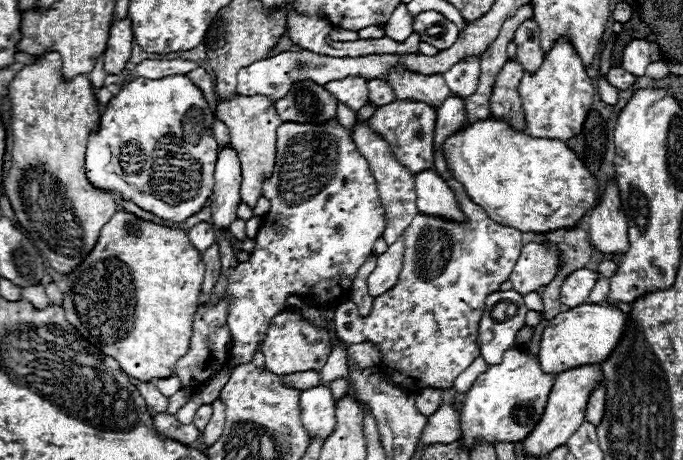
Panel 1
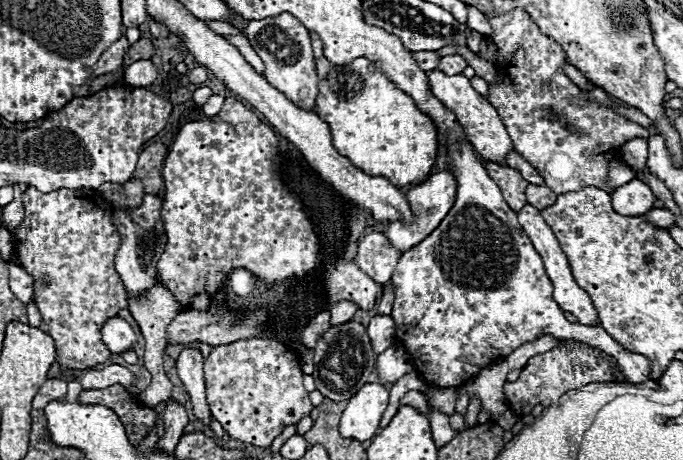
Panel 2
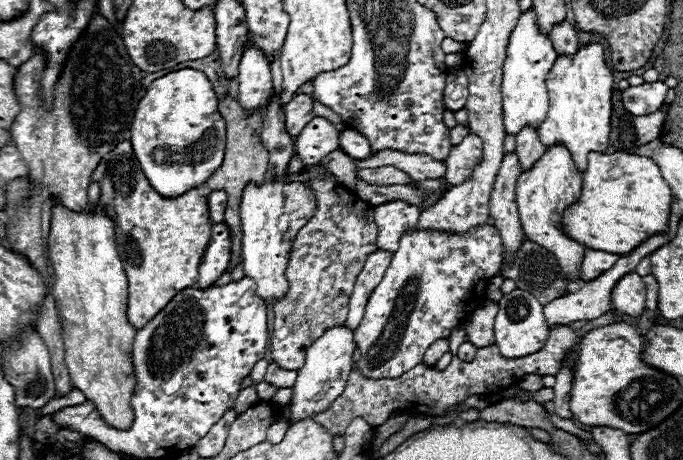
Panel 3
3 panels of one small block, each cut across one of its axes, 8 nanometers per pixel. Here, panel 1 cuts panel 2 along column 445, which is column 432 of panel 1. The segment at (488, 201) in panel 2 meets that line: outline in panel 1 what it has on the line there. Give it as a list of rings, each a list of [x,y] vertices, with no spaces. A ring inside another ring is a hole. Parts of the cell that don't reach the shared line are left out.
[[[452,94],[438,108],[434,148],[436,172],[446,180],[470,222],[458,224],[416,214],[408,230],[404,230],[406,254],[396,286],[380,294],[380,298],[374,298],[374,308],[366,318],[358,314],[352,301],[340,304],[334,312],[338,338],[346,344],[374,342],[382,350],[384,377],[408,390],[428,386],[448,388],[458,374],[480,356],[476,338],[484,302],[508,280],[522,250],[522,232],[488,218],[486,212],[466,196],[460,182],[452,178],[442,158],[440,148],[444,140],[466,124],[464,102],[464,98]]]

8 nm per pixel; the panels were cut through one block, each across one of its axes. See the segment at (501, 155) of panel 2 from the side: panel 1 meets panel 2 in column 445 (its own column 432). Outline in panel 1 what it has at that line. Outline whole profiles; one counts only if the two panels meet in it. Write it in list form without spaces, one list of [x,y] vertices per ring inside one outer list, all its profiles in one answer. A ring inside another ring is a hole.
[[[394,66],[386,74],[384,82],[388,82],[396,94],[396,98],[414,98],[422,100],[434,108],[438,108],[448,96],[450,88],[446,86],[442,74],[420,74],[406,70],[404,66]]]

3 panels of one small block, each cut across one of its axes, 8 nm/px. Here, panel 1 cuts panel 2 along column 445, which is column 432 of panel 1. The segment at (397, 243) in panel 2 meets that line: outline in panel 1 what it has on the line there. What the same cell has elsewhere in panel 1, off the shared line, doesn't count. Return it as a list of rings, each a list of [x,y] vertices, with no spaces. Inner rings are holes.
[[[434,170],[416,174],[416,206],[420,214],[434,218],[448,218],[452,222],[466,222],[452,190]]]

